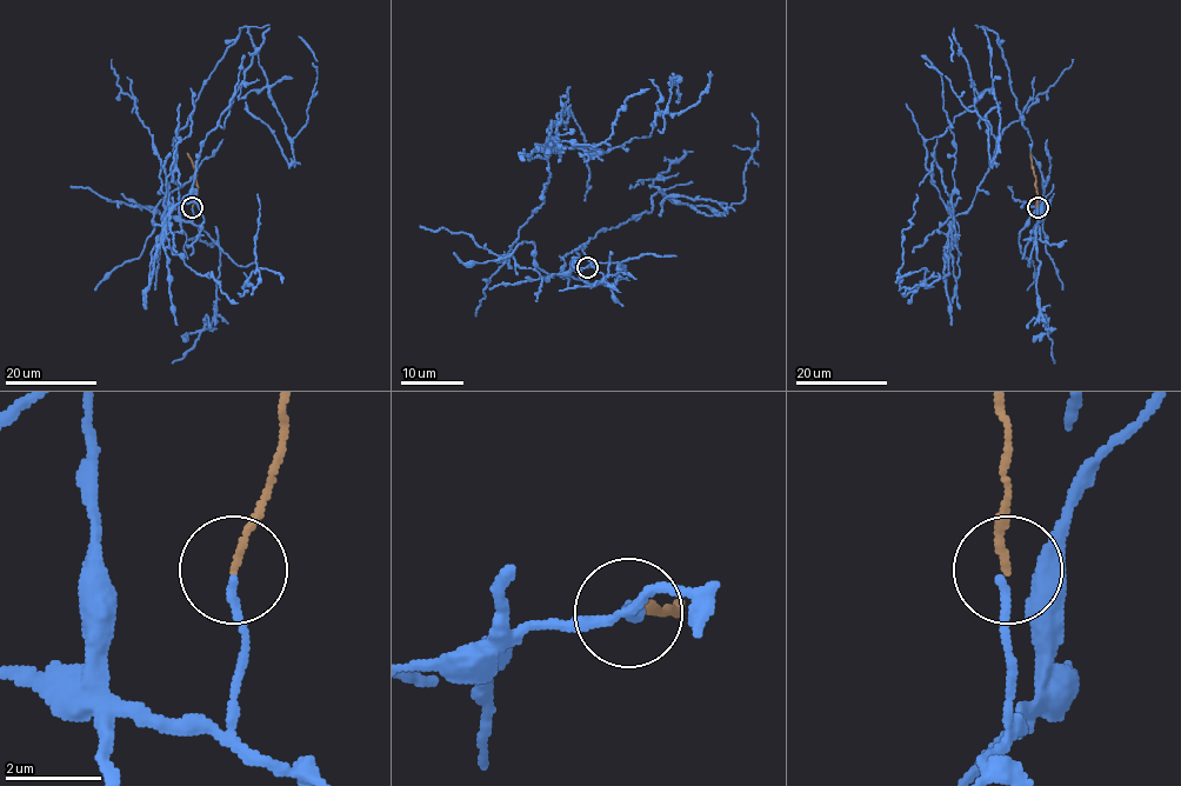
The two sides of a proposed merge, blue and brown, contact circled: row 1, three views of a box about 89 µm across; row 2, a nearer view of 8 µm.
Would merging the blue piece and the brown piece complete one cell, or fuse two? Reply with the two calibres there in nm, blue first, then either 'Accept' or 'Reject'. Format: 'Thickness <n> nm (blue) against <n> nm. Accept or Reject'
Thickness 160 nm (blue) against 130 nm. Reject

